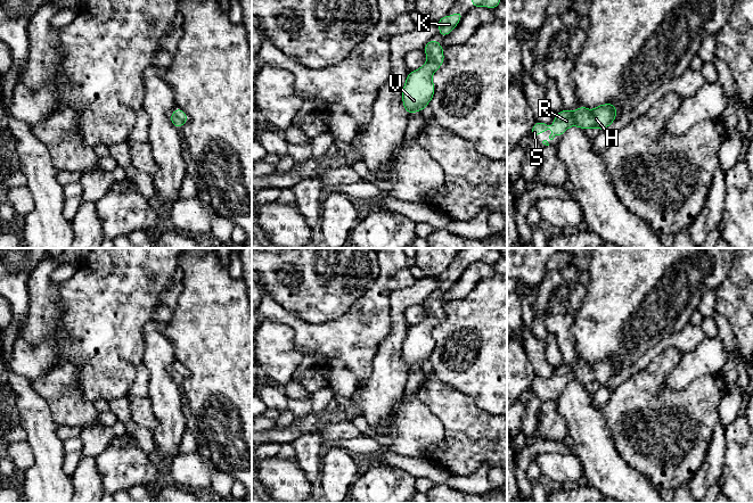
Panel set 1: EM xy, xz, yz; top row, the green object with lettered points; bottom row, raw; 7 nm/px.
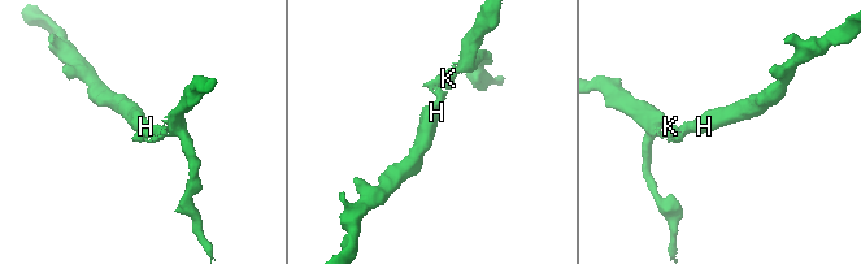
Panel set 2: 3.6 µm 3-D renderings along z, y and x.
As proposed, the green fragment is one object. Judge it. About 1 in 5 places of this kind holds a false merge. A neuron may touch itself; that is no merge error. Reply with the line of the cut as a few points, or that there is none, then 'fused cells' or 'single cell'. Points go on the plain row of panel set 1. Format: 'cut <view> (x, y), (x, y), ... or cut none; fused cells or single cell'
cut none; single cell

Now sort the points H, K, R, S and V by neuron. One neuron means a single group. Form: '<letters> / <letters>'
H K R S V

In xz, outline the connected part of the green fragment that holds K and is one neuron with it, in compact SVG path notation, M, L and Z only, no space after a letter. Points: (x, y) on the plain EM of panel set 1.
M457 265L453 271L444 271L440 275L436 277L440 290L444 292L448 290L458 279L460 274L463 274L463 267L460 265Z

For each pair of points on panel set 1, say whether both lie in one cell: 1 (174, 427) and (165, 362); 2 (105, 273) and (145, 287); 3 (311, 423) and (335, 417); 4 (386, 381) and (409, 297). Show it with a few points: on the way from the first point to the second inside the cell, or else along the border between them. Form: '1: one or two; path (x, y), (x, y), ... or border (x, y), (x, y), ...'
1: one; path (168, 411), (163, 392), (163, 378)
2: one; path (115, 283), (119, 287), (134, 287)
3: one; path (317, 421), (329, 417)
4: one; path (389, 361), (390, 348), (398, 334), (398, 318)

